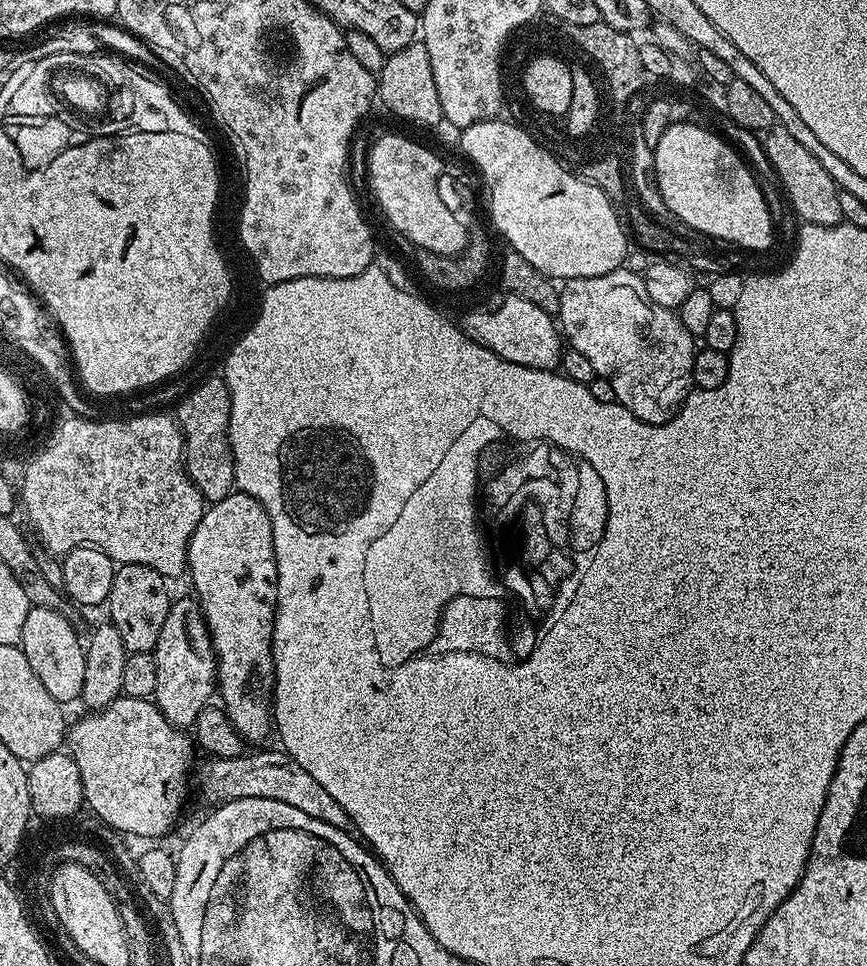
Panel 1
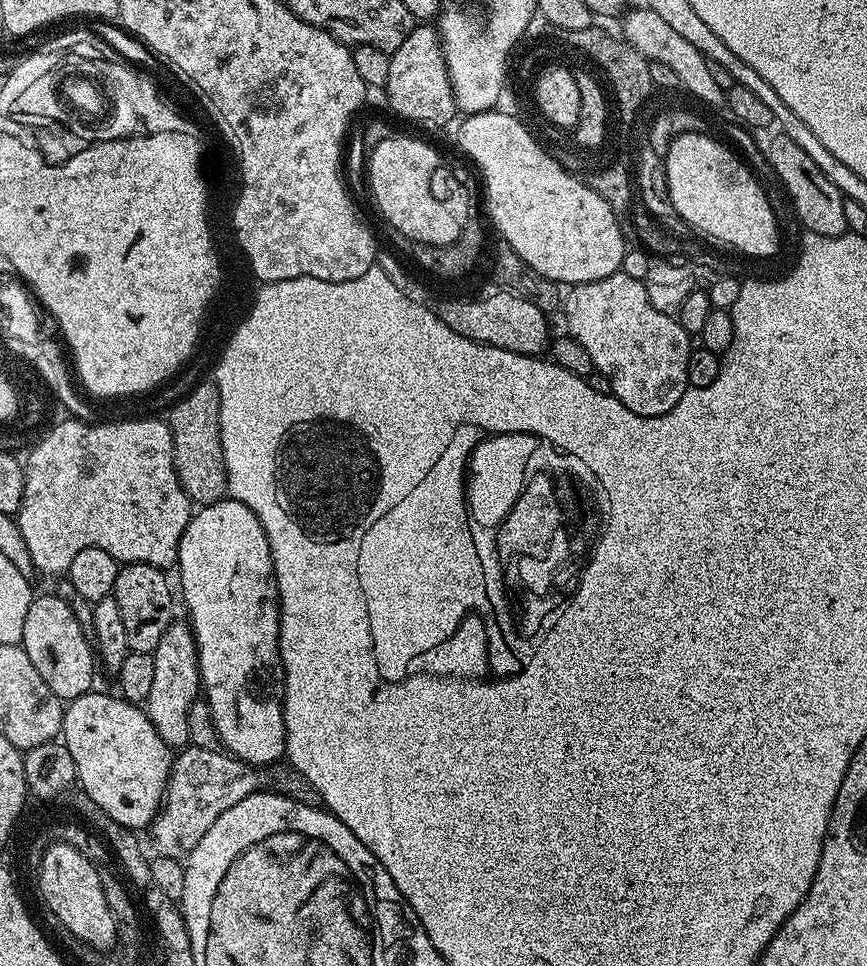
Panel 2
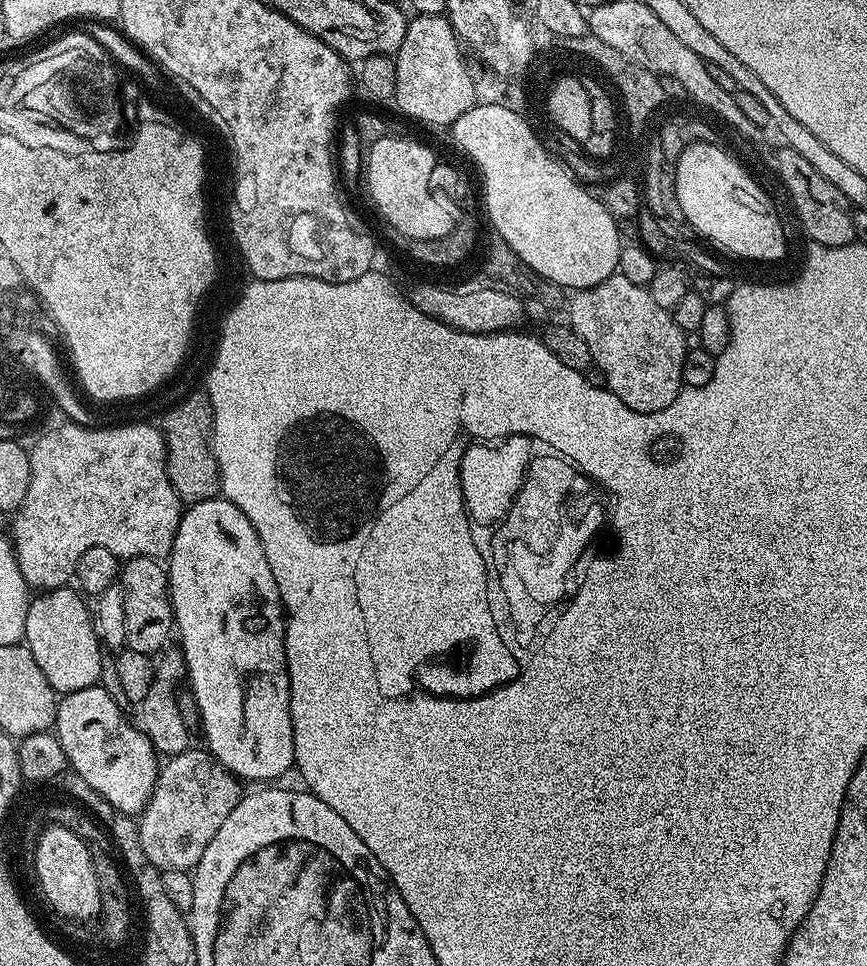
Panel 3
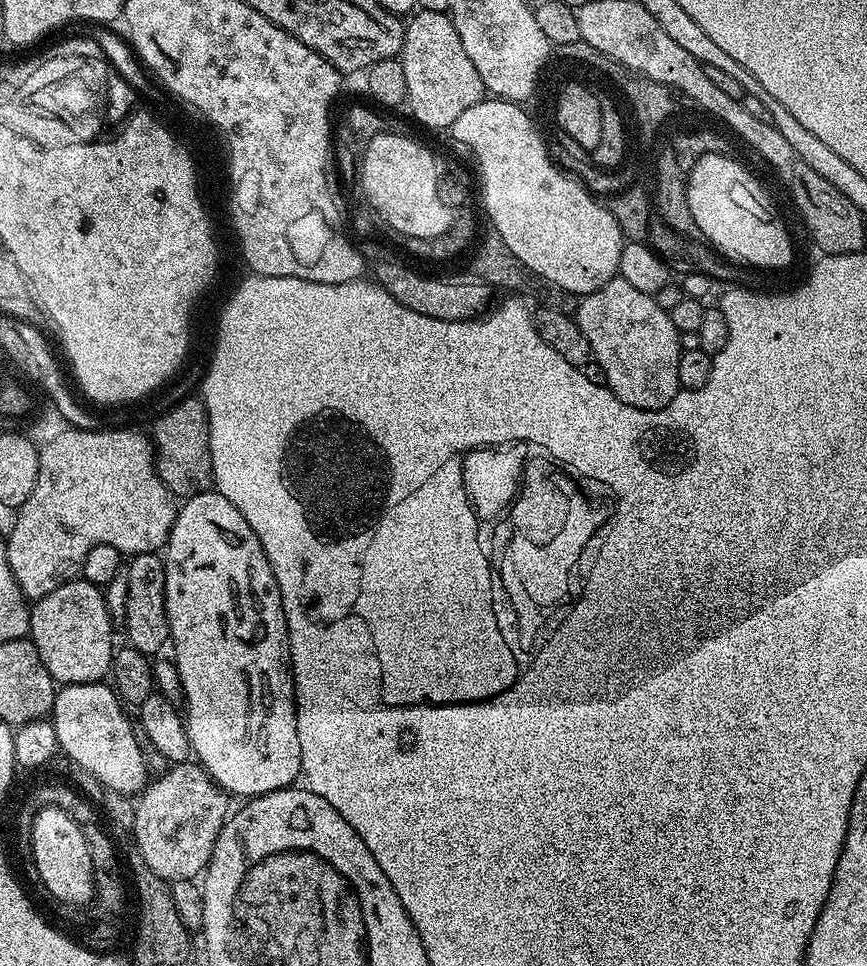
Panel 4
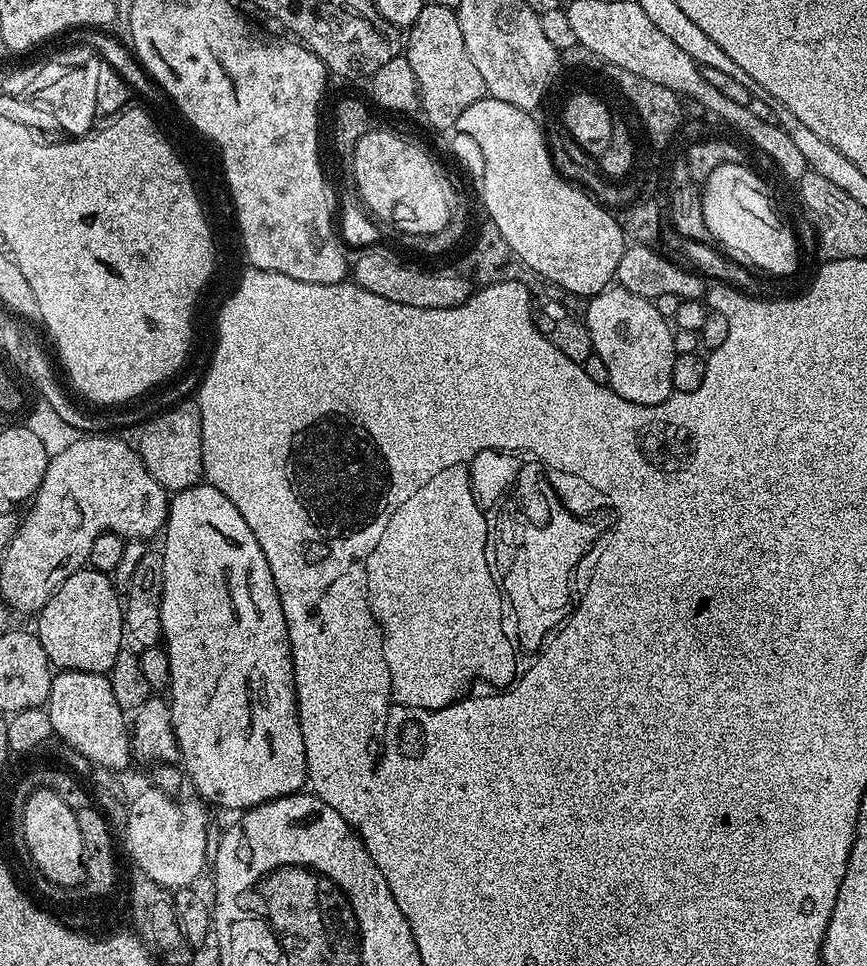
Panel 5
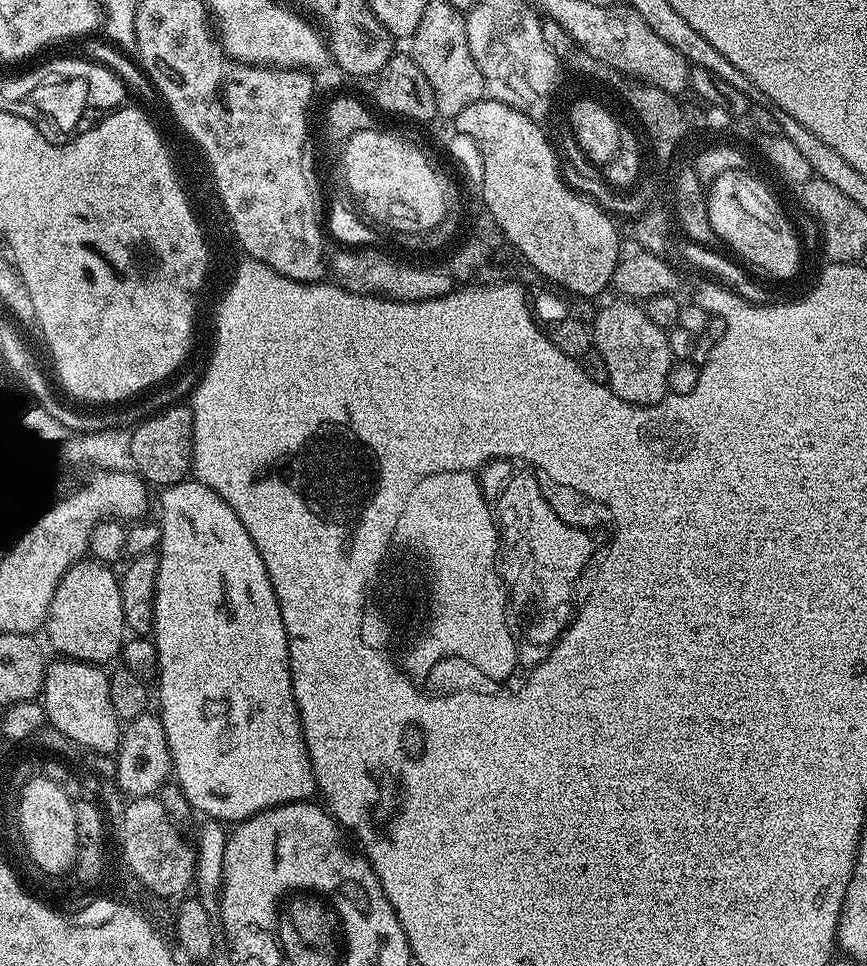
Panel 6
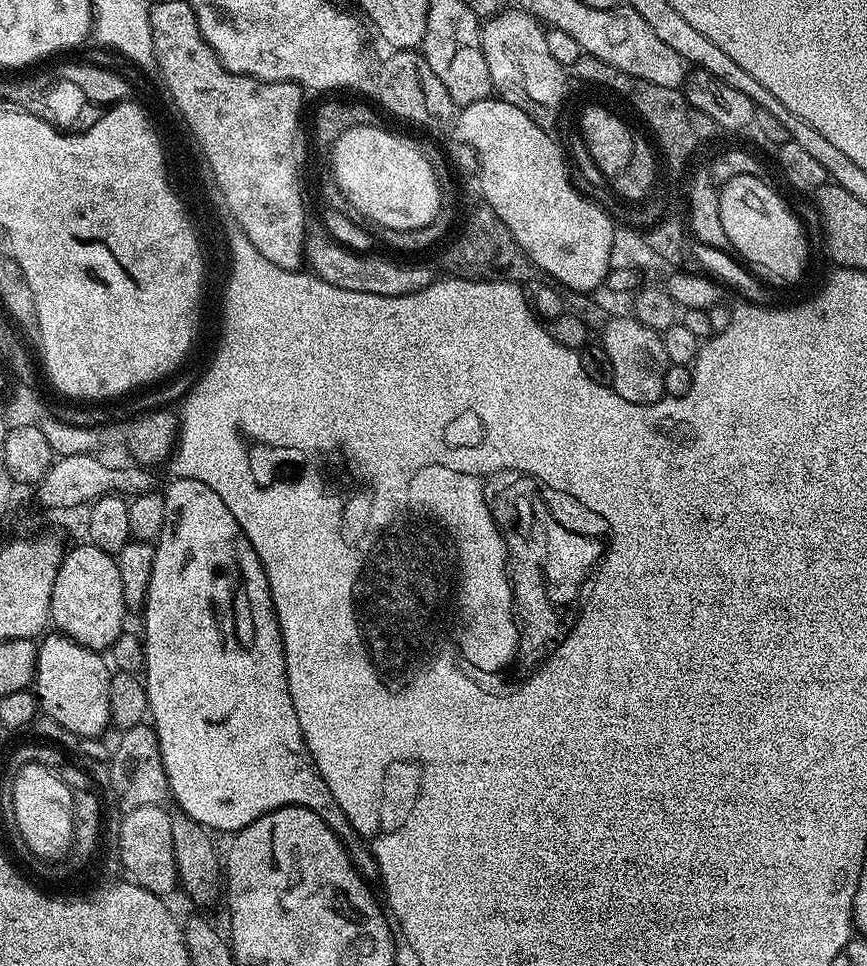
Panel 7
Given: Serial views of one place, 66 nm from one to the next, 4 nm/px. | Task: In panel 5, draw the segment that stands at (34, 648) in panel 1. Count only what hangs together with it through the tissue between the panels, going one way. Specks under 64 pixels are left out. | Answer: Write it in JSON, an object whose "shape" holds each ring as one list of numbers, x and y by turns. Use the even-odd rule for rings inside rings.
{"shape":[[85,566,70,574,35,620,35,634,42,642,42,650,46,650,48,663,56,670,106,674,126,644,121,593,112,584,111,575,97,568]]}

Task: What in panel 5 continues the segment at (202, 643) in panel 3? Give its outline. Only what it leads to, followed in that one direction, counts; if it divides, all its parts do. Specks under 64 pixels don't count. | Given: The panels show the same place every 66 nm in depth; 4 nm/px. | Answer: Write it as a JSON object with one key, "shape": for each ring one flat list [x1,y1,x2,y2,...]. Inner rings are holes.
{"shape":[[201,482,171,497,168,505,168,522,162,529,163,540,164,589,160,617,164,631,162,644,163,647,168,647,168,676,172,679,172,696,170,695,172,725,180,747,182,768,191,786,193,784,196,787,195,795,209,805,217,804,220,808,236,808,235,810,247,810,283,796,293,796,295,792,305,787,308,767,306,746,302,742,300,729,300,711,296,709,292,647,288,637,286,614,282,610,278,590,274,586,274,574,270,574,270,562,266,562,266,554,262,554,258,538,254,538,254,530,246,526,246,518,238,514,234,502,230,502,230,498,222,494,222,490,218,490,213,484]]}

